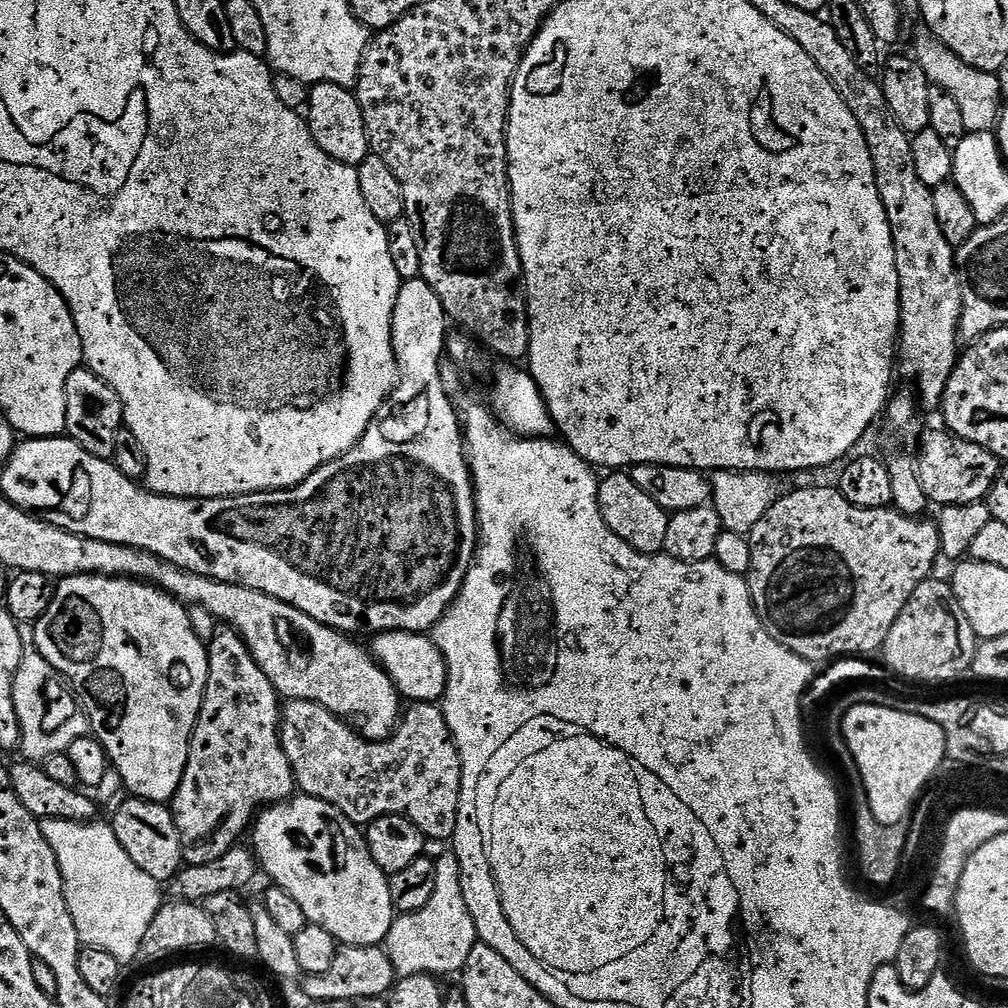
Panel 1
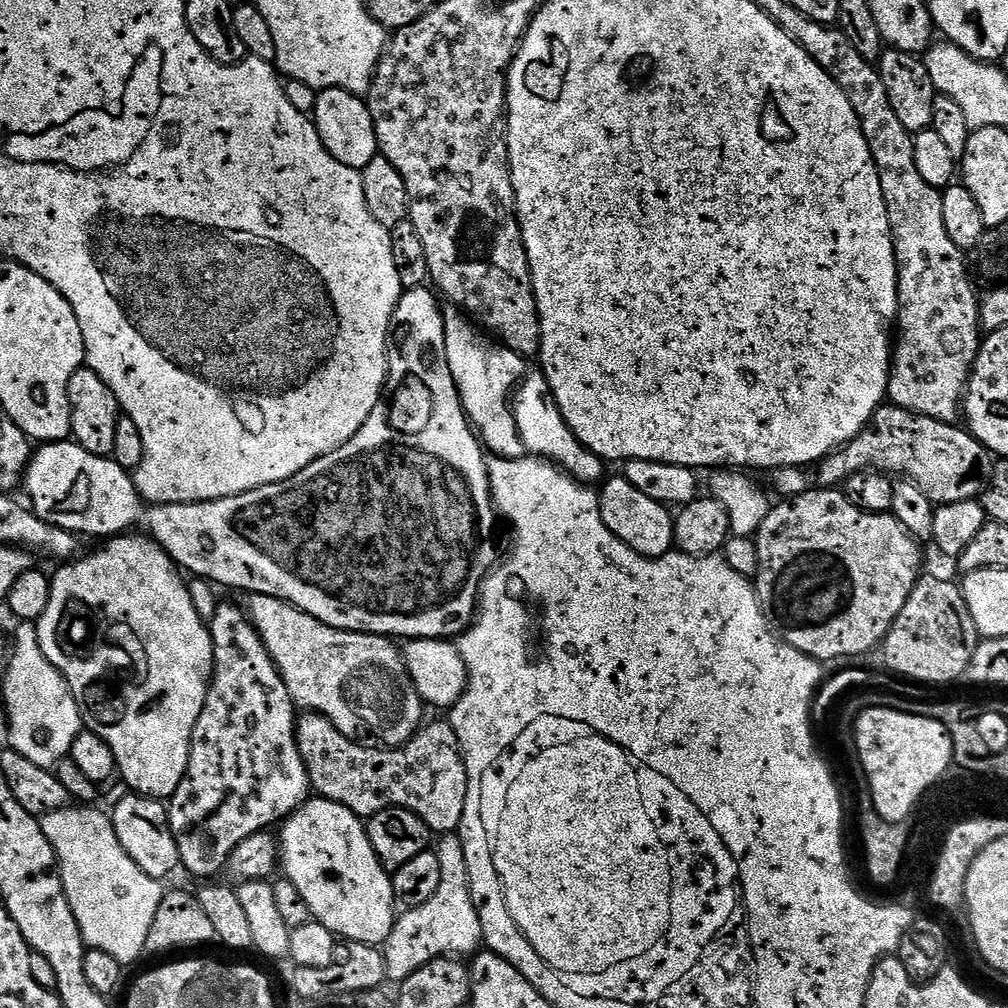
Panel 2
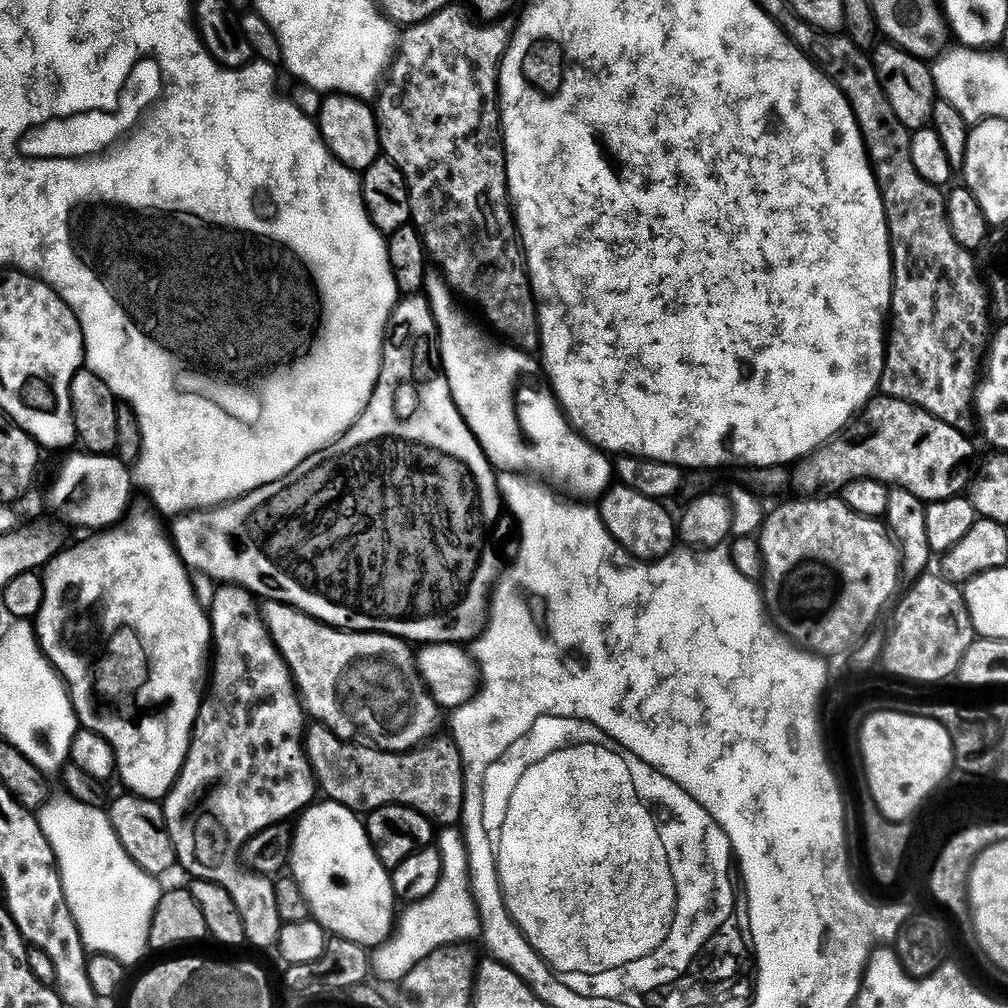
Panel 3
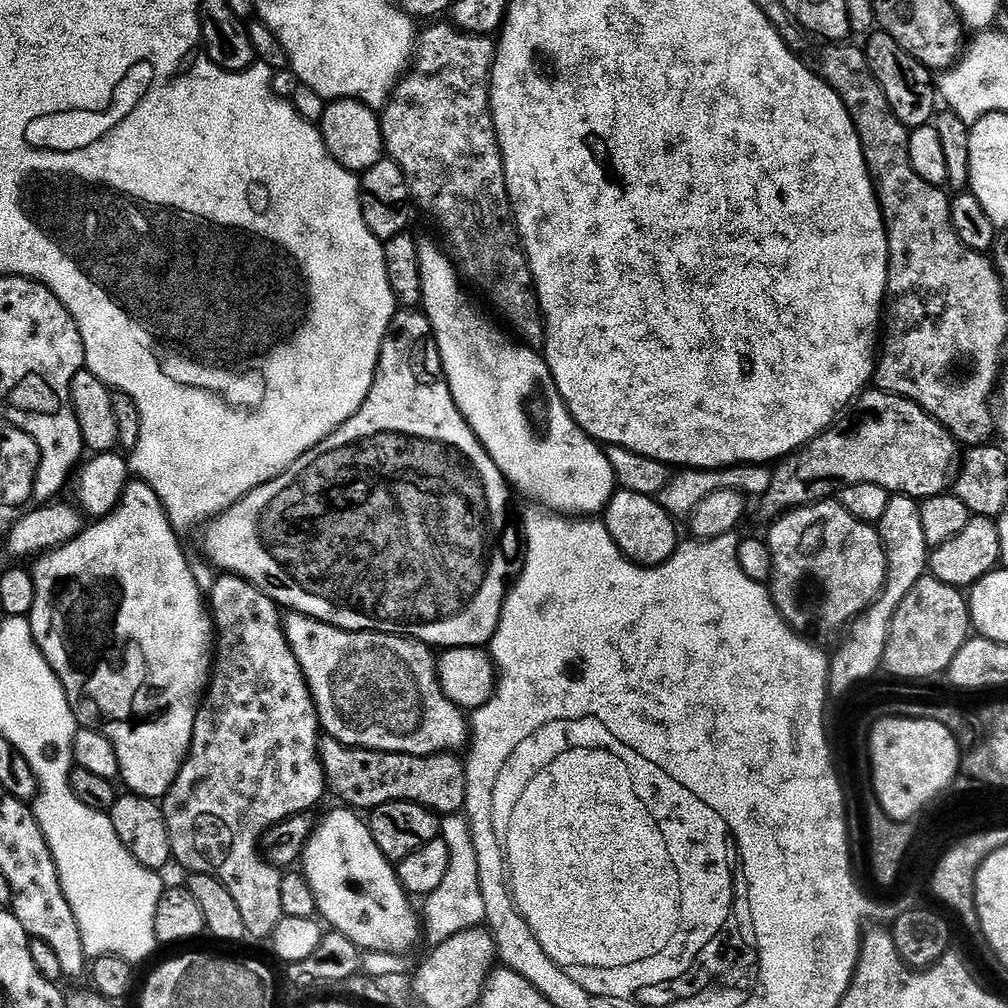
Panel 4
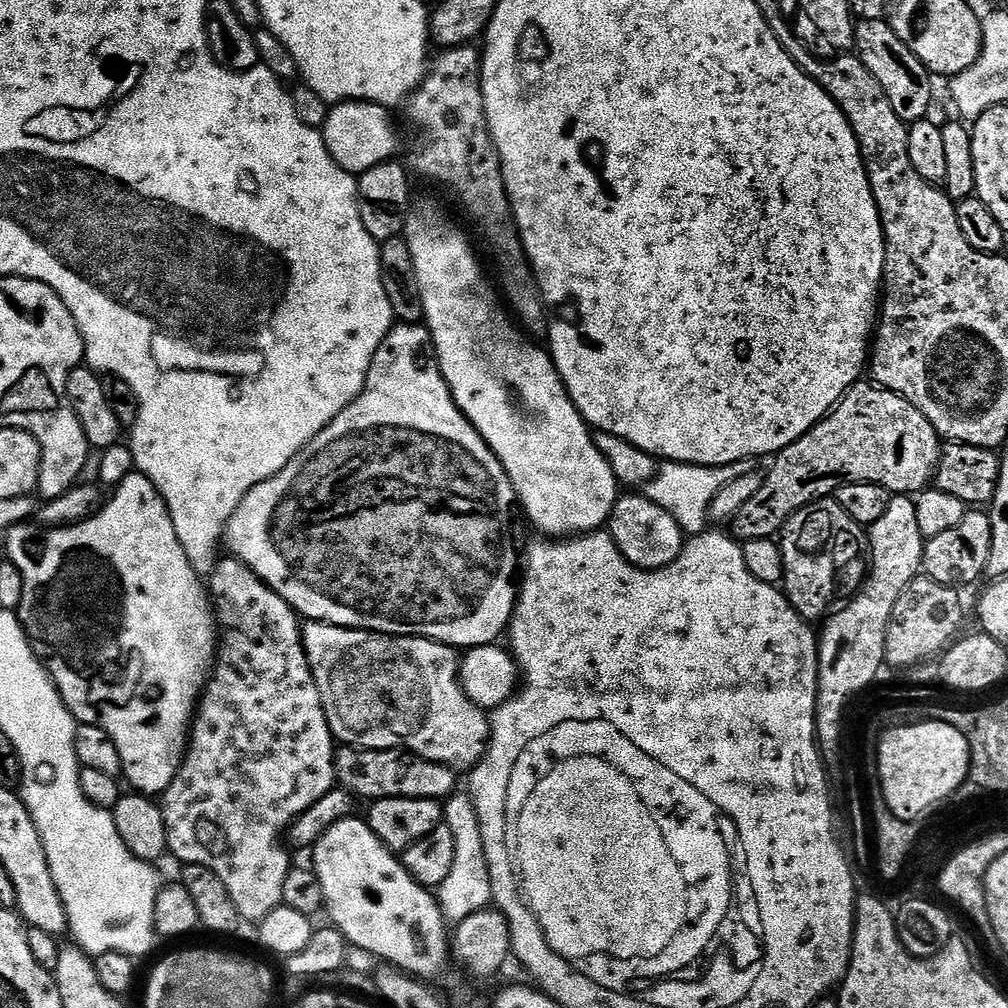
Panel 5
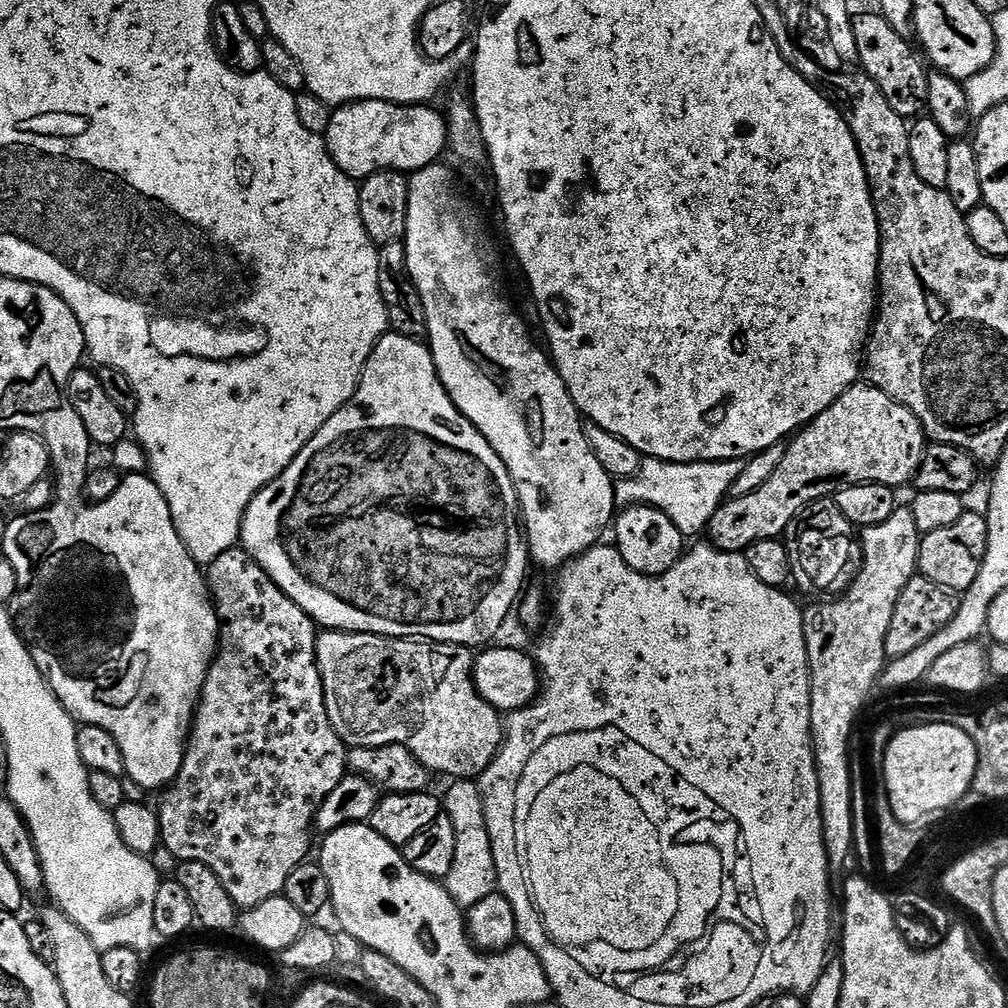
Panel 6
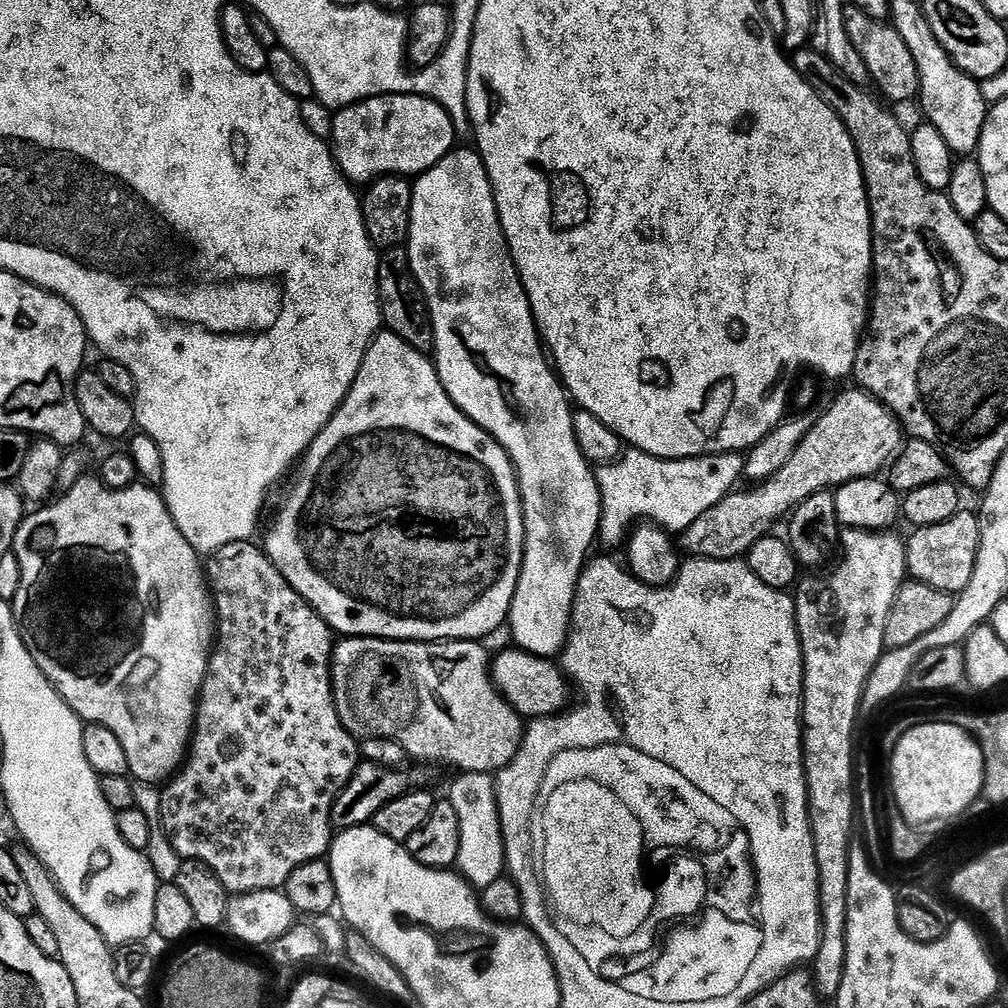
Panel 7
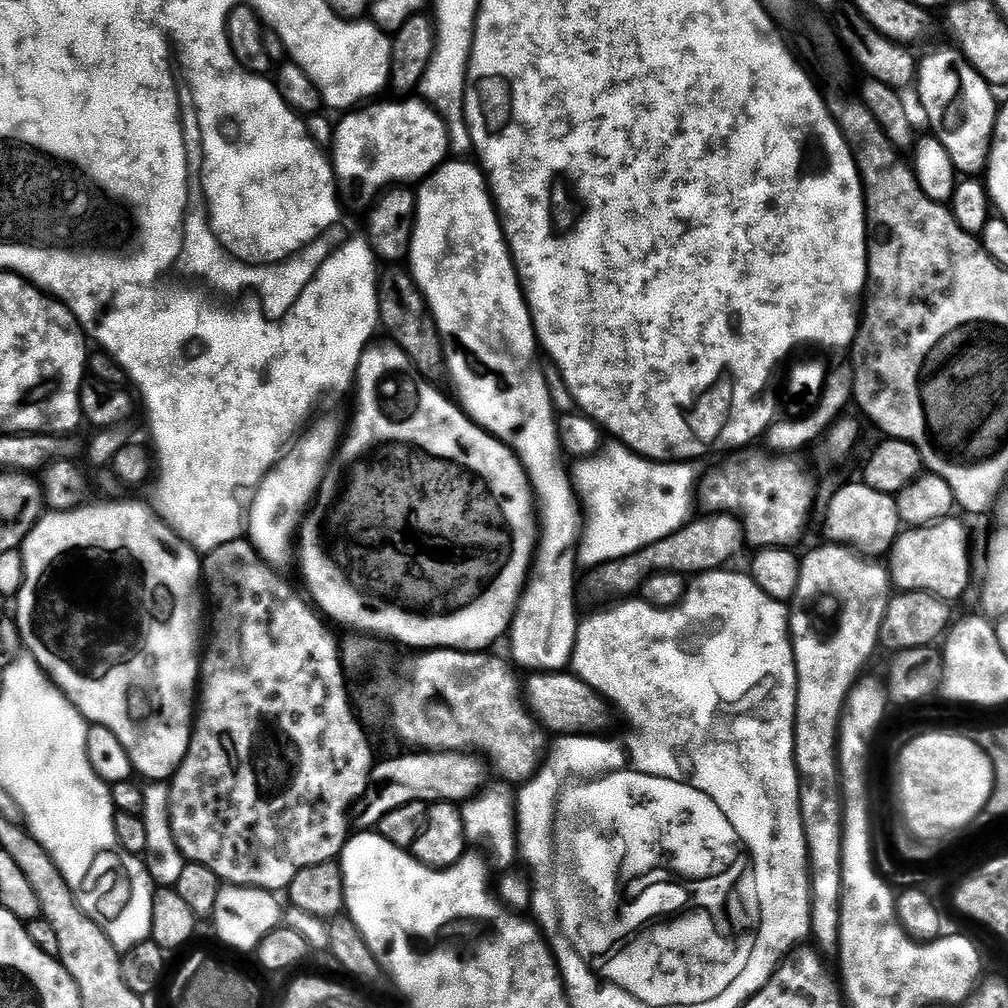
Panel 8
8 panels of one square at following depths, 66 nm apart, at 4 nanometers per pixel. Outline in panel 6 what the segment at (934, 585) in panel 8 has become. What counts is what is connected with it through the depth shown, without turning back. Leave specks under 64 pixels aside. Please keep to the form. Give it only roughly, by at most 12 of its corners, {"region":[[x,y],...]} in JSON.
{"region":[[966,510],[920,538],[919,575],[953,594],[974,586],[988,517]]}

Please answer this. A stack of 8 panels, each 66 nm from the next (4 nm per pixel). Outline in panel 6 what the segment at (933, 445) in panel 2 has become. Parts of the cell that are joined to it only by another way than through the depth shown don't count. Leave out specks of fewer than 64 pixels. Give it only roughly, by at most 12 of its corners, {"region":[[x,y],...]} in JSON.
{"region":[[851,384],[758,490],[706,529],[719,552],[783,537],[851,484],[911,485],[922,422]]}

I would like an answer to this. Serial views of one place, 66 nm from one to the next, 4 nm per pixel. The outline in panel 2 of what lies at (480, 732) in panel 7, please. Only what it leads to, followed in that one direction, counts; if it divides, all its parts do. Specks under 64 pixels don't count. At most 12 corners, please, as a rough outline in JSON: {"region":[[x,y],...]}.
{"region":[[284,600],[246,611],[297,706],[401,748],[425,723],[399,647]]}

